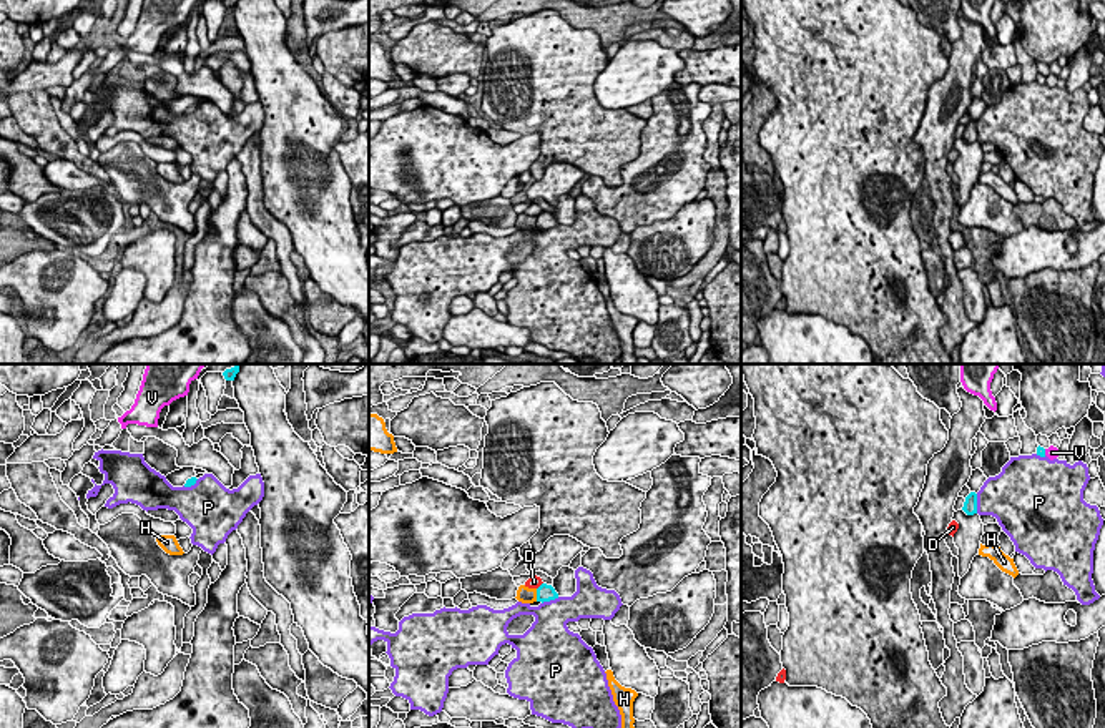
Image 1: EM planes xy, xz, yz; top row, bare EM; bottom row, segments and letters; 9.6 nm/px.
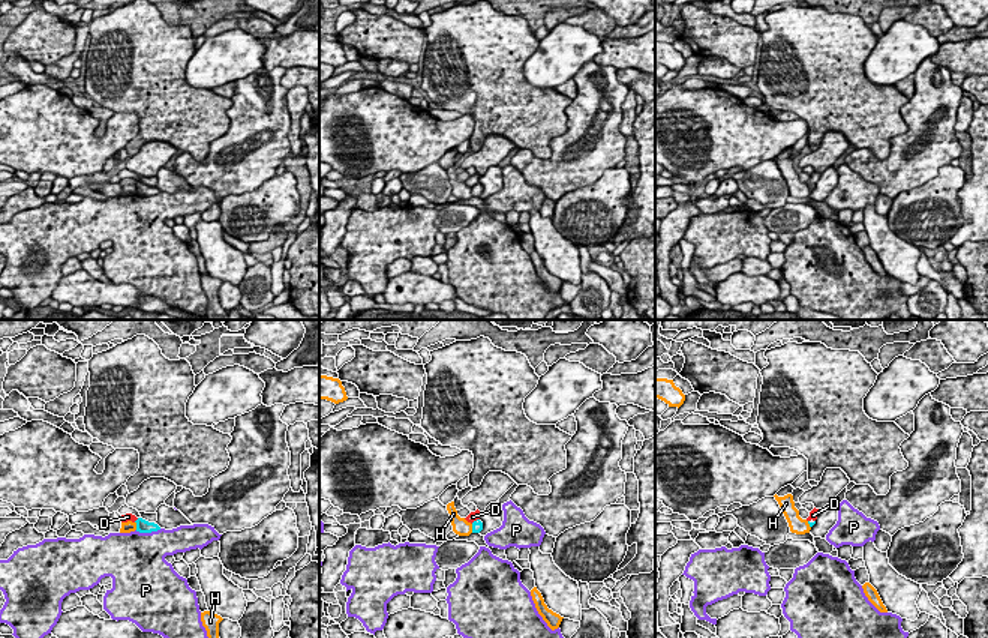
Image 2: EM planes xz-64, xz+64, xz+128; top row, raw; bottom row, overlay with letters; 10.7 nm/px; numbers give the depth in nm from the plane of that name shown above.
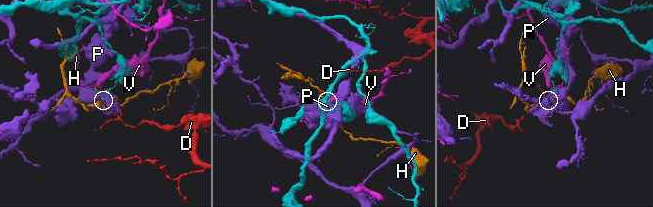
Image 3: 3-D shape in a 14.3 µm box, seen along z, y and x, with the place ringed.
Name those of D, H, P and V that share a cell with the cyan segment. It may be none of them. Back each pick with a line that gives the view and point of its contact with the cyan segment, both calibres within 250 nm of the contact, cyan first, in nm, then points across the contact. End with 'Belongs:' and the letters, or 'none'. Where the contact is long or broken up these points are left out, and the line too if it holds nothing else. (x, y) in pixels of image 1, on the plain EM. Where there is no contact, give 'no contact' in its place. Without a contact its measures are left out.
Belongs: none

